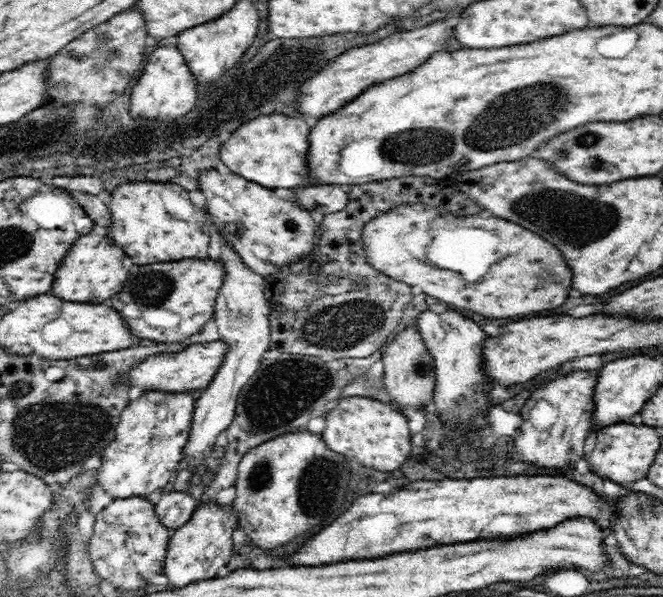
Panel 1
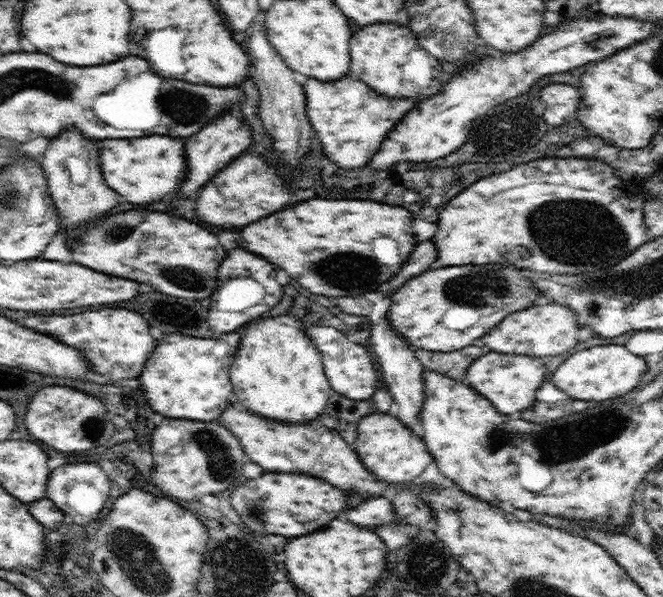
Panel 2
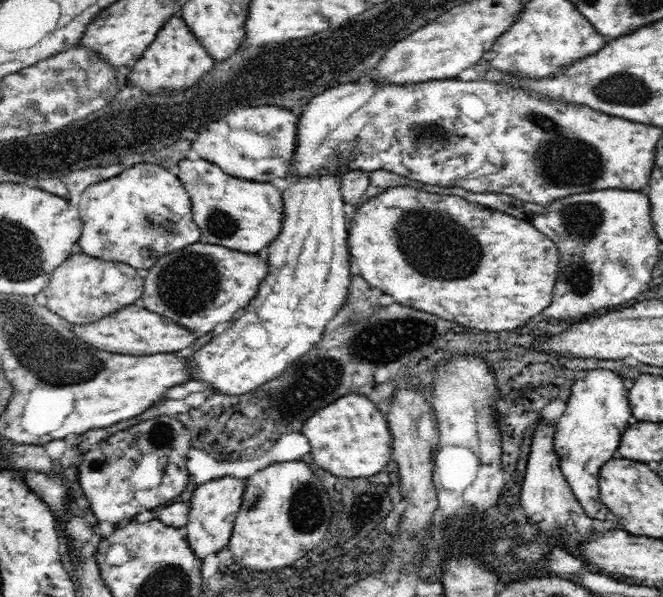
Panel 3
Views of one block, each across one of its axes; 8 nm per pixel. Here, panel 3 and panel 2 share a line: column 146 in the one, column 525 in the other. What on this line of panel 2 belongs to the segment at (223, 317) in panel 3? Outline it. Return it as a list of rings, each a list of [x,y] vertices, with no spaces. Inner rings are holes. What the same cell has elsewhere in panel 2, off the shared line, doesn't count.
[[[486,263],[483,265],[448,266],[428,269],[412,277],[398,287],[390,298],[392,303],[387,311],[392,326],[412,346],[425,348],[430,352],[454,352],[470,346],[476,338],[488,334],[496,324],[500,324],[508,314],[528,308],[536,296],[541,296],[533,280],[520,274],[521,268],[514,265]]]

